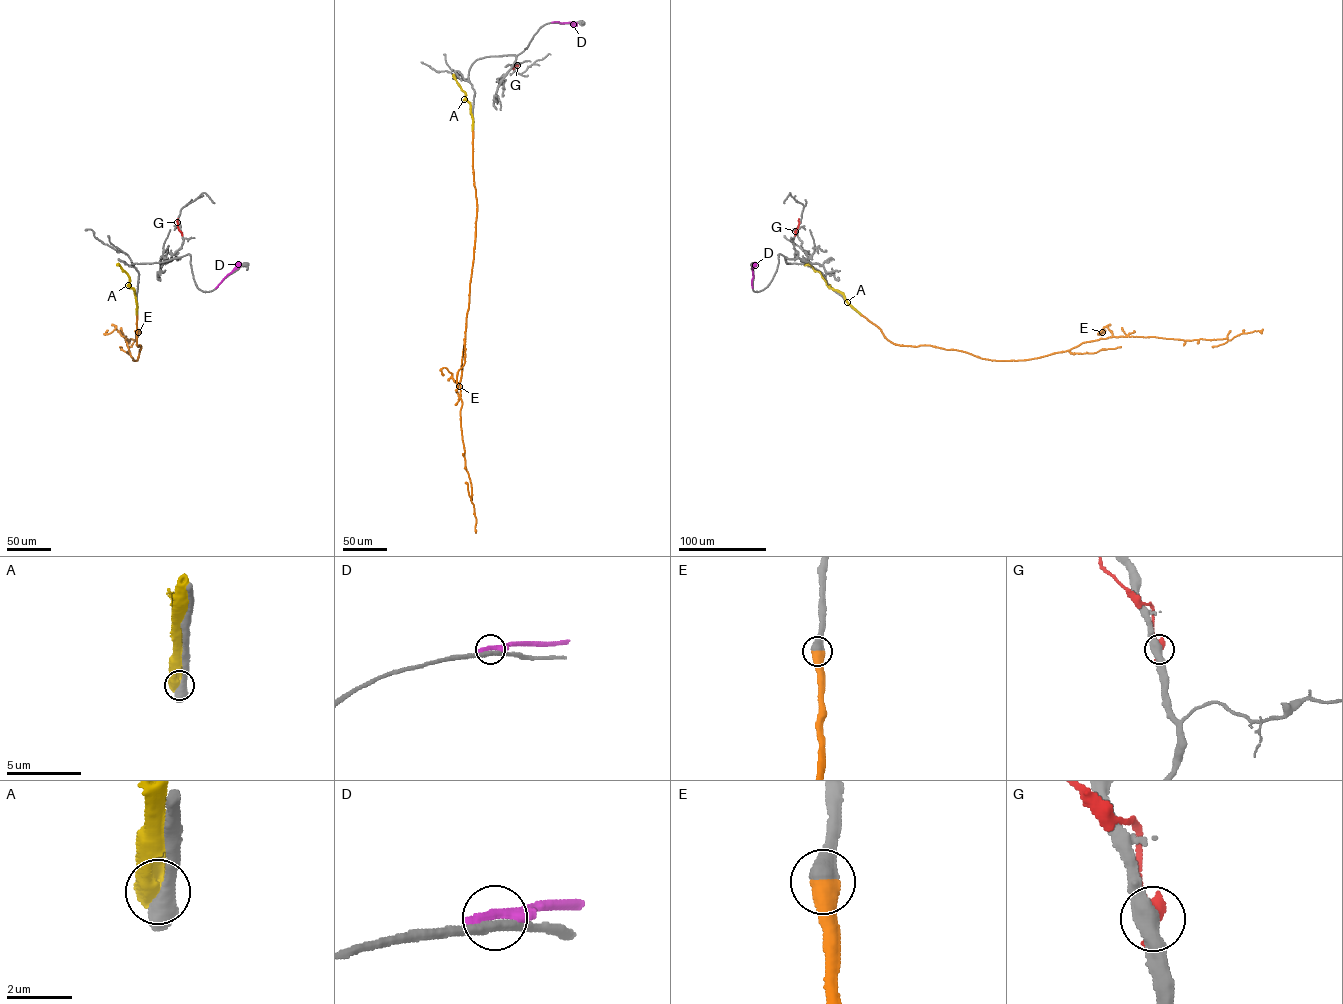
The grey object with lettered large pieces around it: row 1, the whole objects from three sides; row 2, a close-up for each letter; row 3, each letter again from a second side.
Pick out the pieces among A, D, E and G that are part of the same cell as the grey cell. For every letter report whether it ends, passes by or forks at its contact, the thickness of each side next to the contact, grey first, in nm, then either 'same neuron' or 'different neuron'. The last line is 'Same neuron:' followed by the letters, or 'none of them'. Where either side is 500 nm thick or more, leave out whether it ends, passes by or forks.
A: 650 nm thick on the grey side, 750 nm on the other; different neuron
D: it ends there; 320 nm thick on the grey side, 400 nm on the other; different neuron
E: 650 nm thick on the grey side, 650 nm on the other; same neuron
G: it ends there; 480 nm thick on the grey side, 440 nm on the other; different neuron
Same neuron: E

